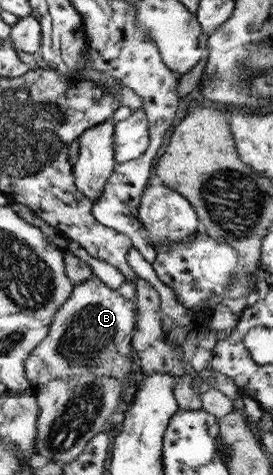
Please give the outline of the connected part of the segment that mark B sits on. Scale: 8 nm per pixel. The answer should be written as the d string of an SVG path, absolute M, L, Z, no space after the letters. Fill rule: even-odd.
M95 276L75 286L68 301L57 311L49 335L27 361L28 379L33 389L56 379L94 374L98 378L108 376L122 383L124 400L132 363L128 356L118 353L117 344L132 333L134 323L134 301L126 299L116 288Z

